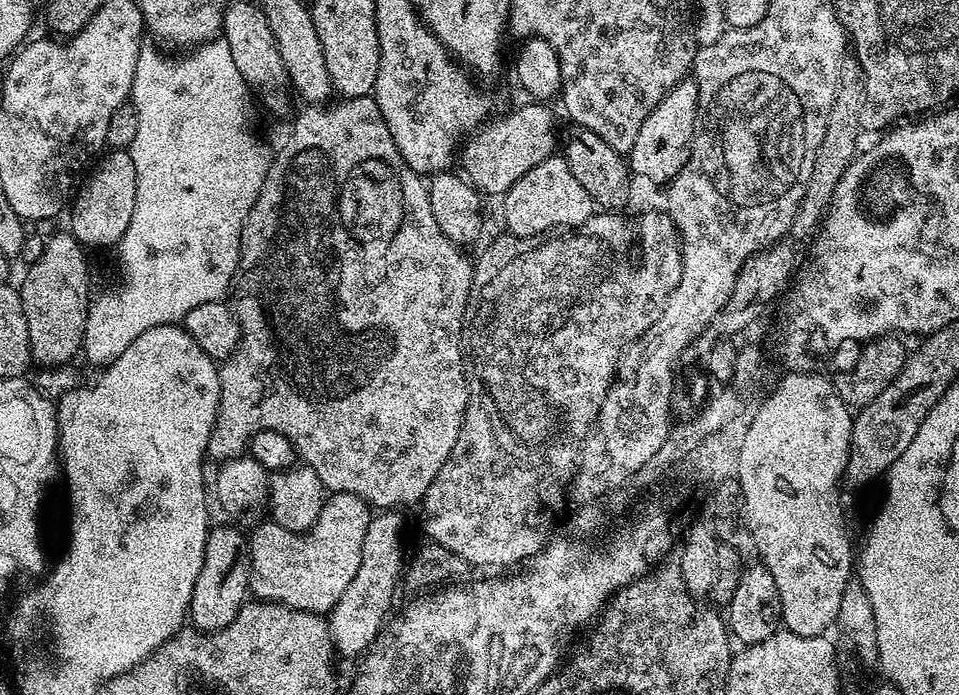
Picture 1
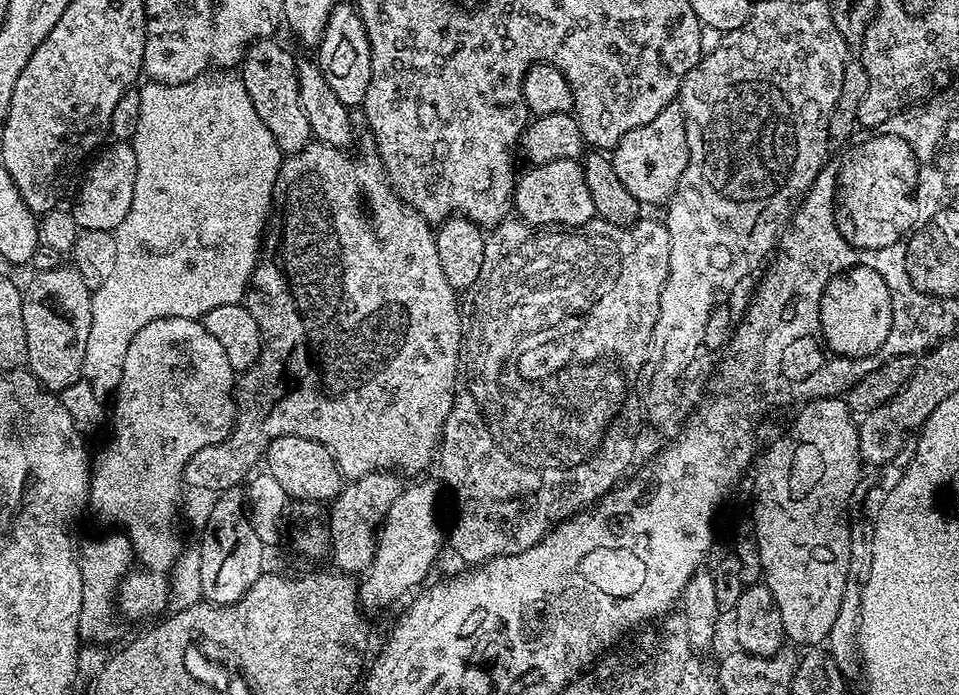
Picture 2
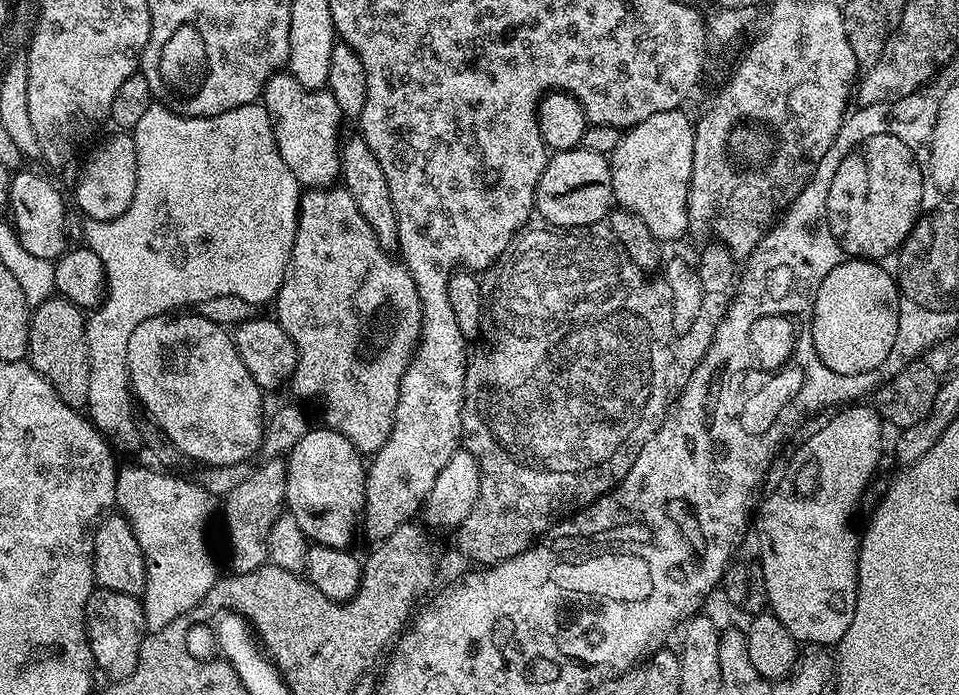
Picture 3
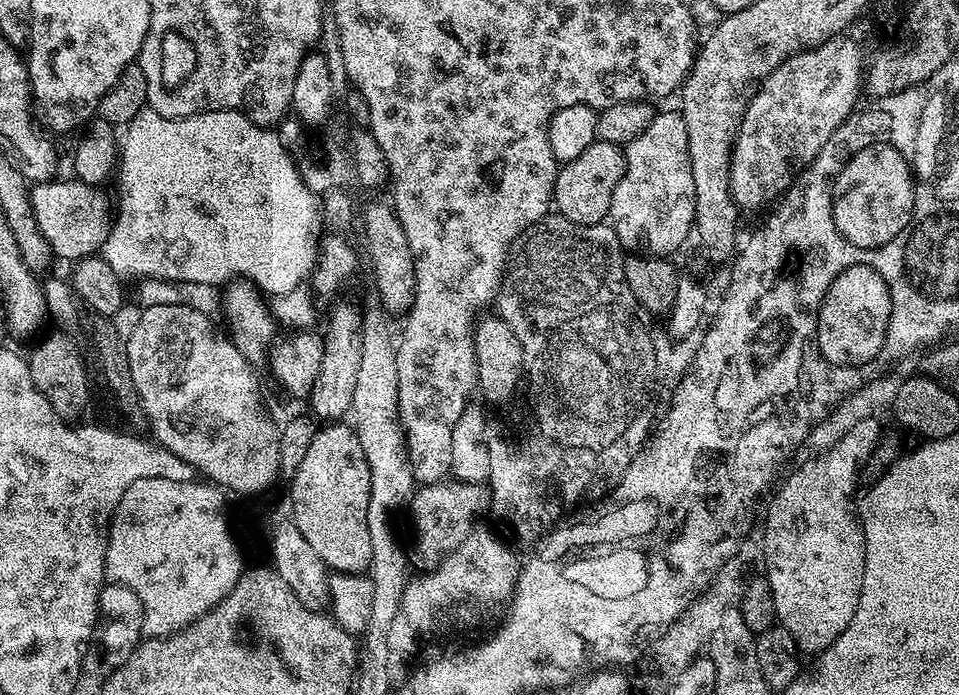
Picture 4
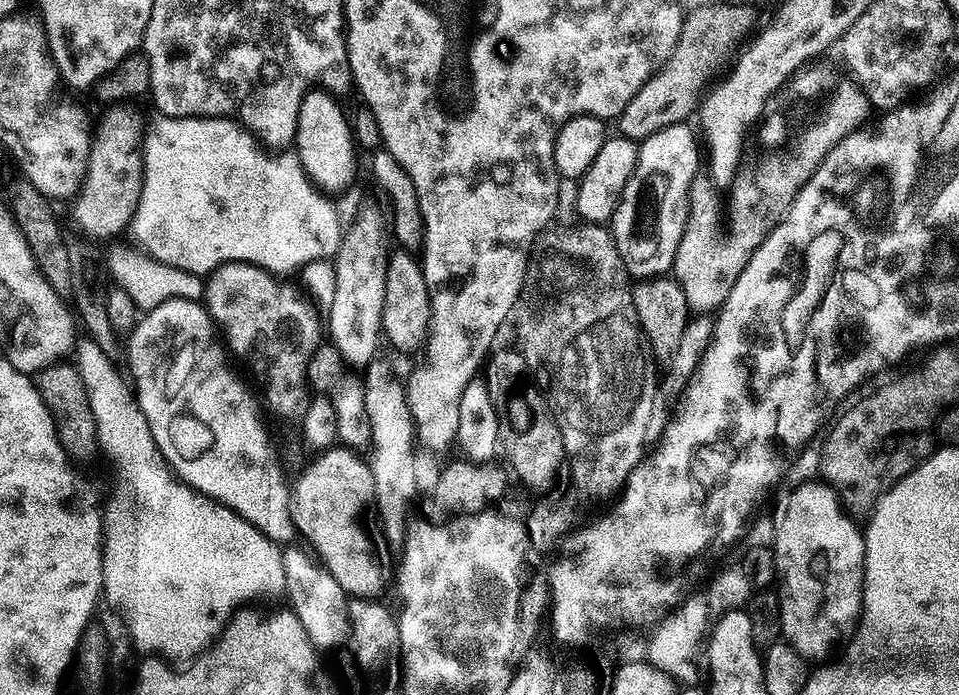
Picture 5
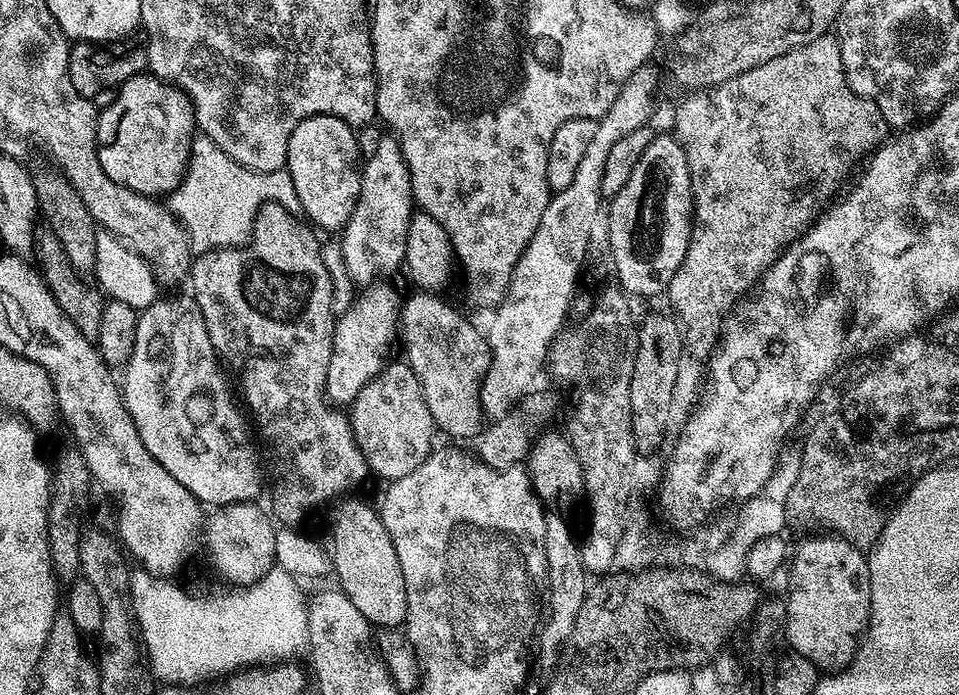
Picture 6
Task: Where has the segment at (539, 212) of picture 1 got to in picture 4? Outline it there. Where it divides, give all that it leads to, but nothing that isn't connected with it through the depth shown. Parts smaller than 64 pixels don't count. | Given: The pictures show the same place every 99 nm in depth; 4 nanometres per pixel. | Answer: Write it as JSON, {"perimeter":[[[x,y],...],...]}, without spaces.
{"perimeter":[[[597,139],[589,148],[582,150],[578,158],[563,165],[556,173],[556,185],[552,191],[555,211],[576,224],[607,221],[614,186],[618,186],[624,173],[624,153],[623,147]]]}

